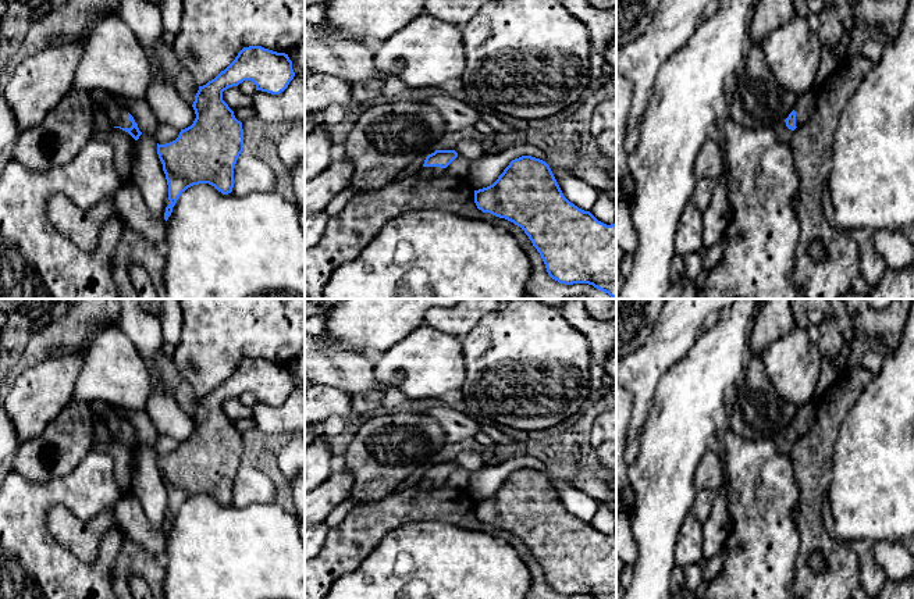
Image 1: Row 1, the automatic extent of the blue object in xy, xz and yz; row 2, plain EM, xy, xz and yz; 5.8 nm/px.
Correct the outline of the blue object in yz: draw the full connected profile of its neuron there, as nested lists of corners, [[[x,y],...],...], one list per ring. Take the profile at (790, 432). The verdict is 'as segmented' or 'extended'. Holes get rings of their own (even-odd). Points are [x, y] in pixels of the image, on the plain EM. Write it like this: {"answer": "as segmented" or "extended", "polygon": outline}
{"answer": "extended", "polygon": [[[817,399],[797,409],[794,421],[785,431],[786,438],[789,441],[794,442],[799,436],[805,434],[815,424],[817,409],[818,409]]]}

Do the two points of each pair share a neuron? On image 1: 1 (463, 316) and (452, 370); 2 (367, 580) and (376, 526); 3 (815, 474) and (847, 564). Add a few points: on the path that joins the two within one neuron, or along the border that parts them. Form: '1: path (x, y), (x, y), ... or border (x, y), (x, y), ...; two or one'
1: border (429, 325), (459, 339); two
2: border (394, 528), (352, 571), (347, 573); two
3: path (813, 496), (813, 531), (825, 544); one

